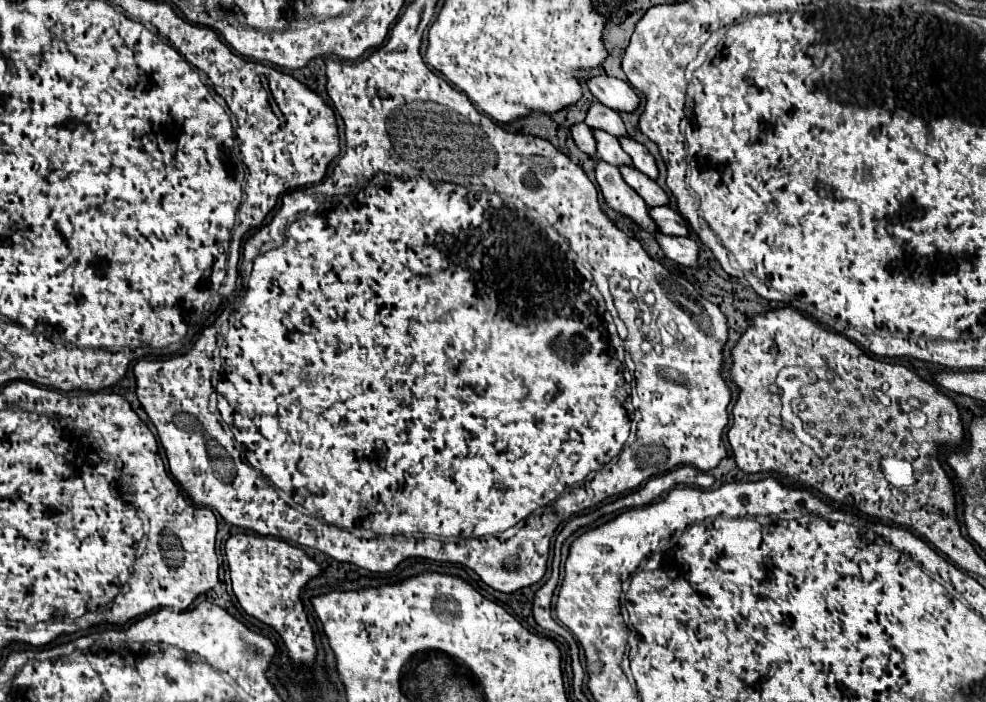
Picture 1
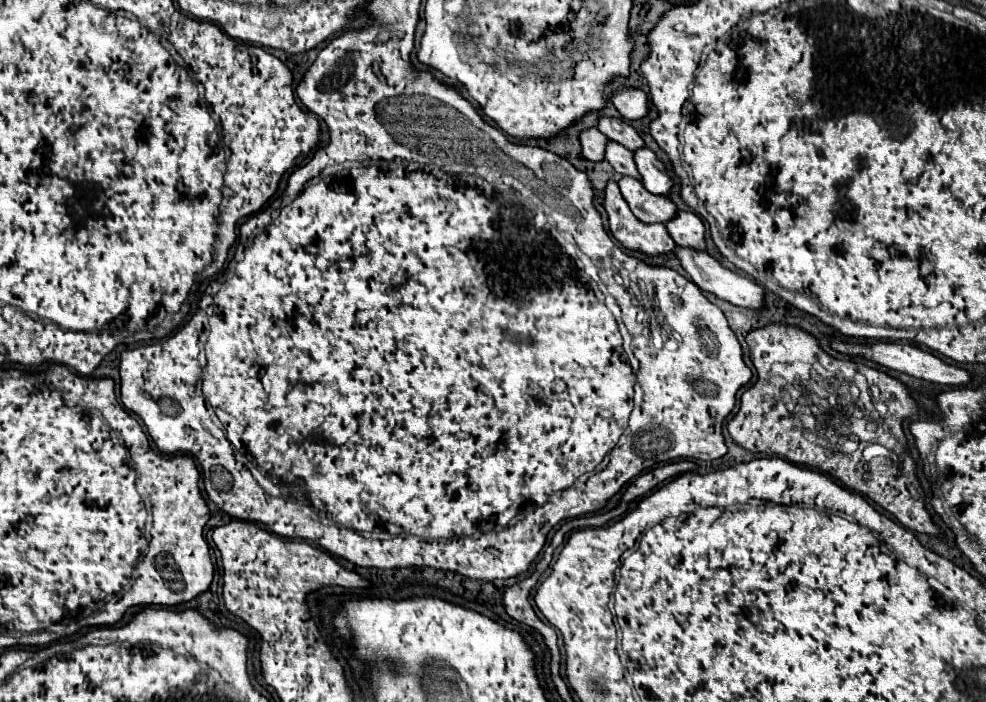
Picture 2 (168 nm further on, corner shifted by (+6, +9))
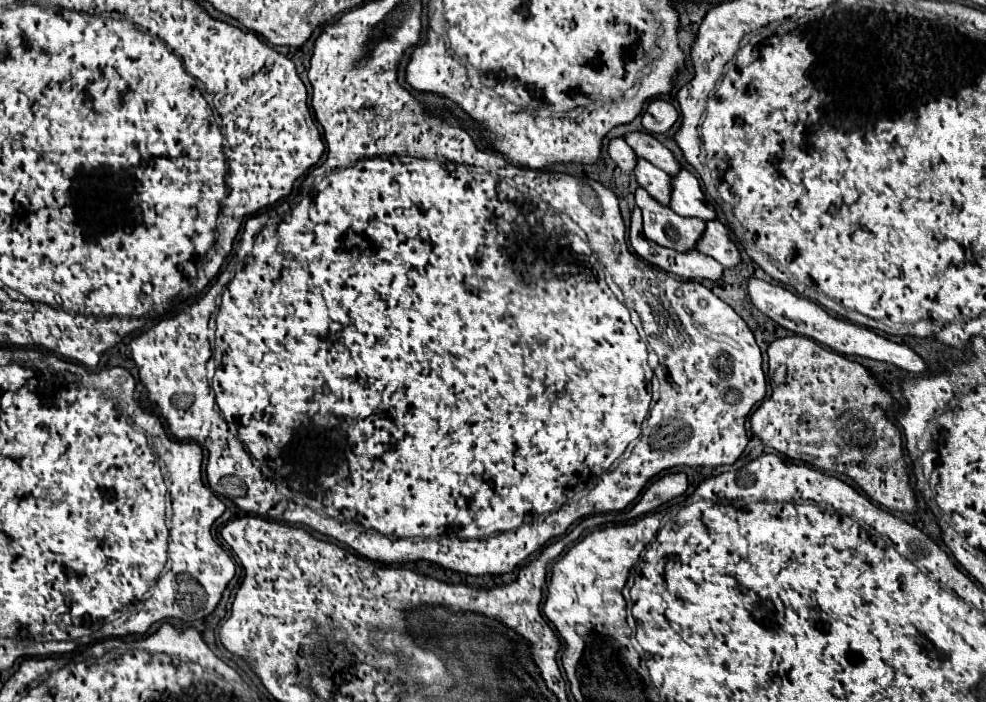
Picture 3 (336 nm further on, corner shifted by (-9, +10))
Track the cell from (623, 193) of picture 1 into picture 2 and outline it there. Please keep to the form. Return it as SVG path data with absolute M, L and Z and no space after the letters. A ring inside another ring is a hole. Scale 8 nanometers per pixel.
M608 182L604 190L604 208L610 222L610 232L630 250L640 250L650 256L674 250L674 240L668 236L664 224L644 224L632 216L626 200L620 196L618 184Z

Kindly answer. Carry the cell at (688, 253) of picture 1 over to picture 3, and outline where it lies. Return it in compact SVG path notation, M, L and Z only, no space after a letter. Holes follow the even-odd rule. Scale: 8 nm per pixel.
M747 279L745 285L747 285L747 293L749 293L751 301L755 303L755 307L759 311L763 311L775 323L779 323L781 327L785 327L785 329L789 329L797 335L811 337L813 341L817 341L821 345L827 345L827 347L831 347L833 351L837 351L841 355L859 355L859 357L867 357L867 359L893 363L893 365L897 365L897 367L901 367L909 373L923 373L927 369L925 361L917 353L913 353L909 347L887 341L887 339L875 335L873 331L869 331L865 327L859 327L859 325L853 325L849 321L831 317L817 303L791 293L789 289L785 289L781 285L771 285L771 283L765 283L765 281L759 281L759 279Z

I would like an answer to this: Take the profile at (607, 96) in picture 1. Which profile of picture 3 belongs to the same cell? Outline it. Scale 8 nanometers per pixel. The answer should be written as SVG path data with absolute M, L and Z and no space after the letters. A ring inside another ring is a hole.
M653 101L653 103L649 103L649 117L643 117L643 127L649 133L665 133L675 125L677 117L679 117L679 113L675 111L675 107L671 103Z

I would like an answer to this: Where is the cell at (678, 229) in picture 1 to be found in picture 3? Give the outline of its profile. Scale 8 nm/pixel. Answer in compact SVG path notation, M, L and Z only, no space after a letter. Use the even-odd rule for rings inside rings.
M707 221L707 229L697 243L697 249L709 257L715 257L723 267L735 267L741 263L739 249L729 237L729 231L719 221Z

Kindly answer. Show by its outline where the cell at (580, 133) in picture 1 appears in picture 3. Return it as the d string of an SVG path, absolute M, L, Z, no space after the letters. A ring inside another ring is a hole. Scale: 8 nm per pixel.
M613 139L609 143L609 157L625 171L625 173L631 173L635 169L635 163L637 163L637 157L635 153L631 151L631 147L623 141L623 139Z

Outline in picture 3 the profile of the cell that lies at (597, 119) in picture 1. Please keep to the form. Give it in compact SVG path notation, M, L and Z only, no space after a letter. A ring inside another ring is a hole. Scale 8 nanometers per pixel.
M647 131L627 133L625 141L635 151L637 157L647 159L655 167L663 169L667 175L673 177L673 175L677 175L681 171L681 165L677 163L677 159L673 157L673 153L663 143L659 143L651 133L647 133Z

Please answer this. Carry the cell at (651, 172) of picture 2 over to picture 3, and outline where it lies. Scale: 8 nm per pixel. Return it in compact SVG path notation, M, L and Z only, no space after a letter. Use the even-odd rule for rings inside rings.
M681 169L679 175L673 177L671 209L681 217L697 217L703 221L717 219L717 213L701 191L697 177L693 177L687 169Z

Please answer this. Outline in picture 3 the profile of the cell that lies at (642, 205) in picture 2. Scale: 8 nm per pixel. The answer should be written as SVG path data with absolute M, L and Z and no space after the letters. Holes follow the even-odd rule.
M643 187L637 189L635 203L643 211L643 231L647 239L675 251L695 249L695 243L699 241L699 235L703 235L705 227L701 219L675 215L675 211L657 203Z

